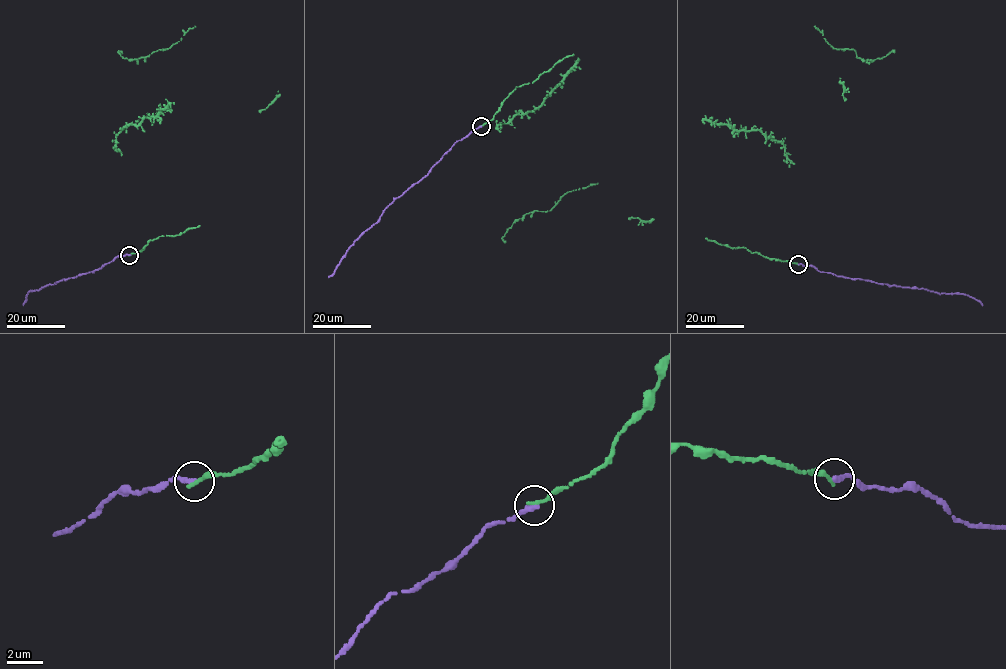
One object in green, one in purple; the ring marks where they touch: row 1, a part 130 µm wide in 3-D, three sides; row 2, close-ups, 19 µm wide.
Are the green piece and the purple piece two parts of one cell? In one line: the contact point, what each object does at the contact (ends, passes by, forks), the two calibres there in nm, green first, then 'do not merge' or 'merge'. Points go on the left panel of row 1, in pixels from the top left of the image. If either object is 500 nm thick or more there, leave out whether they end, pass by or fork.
place (129, 255); green ends; purple ends; calibres 240 and 360 nm; merge

